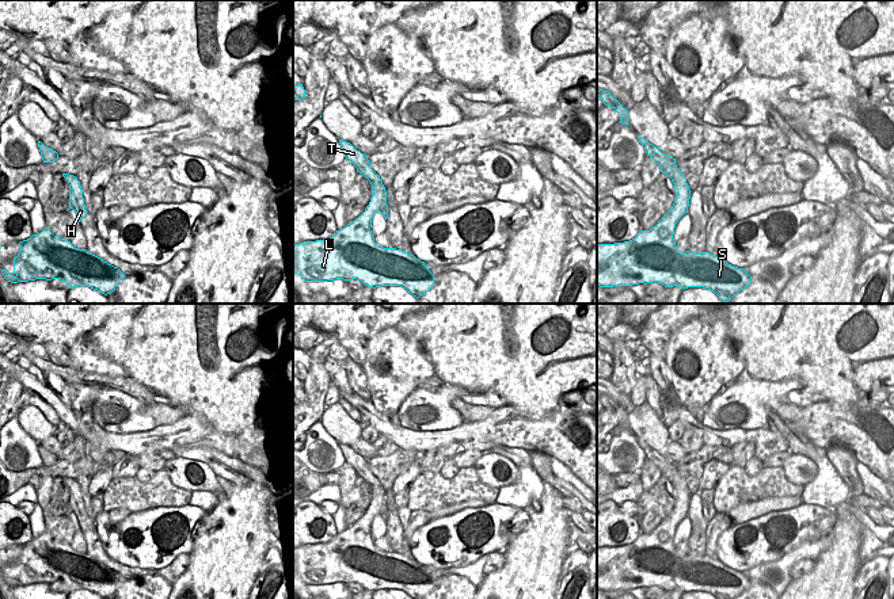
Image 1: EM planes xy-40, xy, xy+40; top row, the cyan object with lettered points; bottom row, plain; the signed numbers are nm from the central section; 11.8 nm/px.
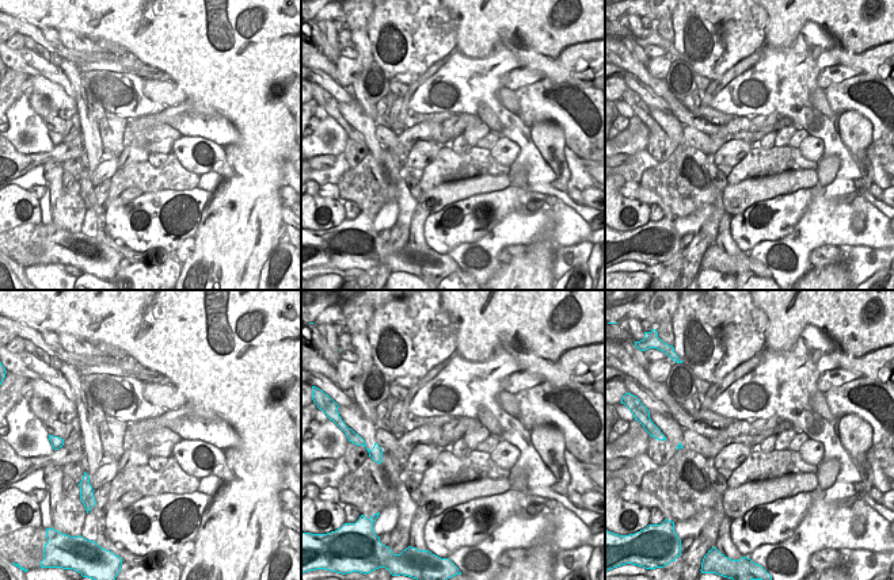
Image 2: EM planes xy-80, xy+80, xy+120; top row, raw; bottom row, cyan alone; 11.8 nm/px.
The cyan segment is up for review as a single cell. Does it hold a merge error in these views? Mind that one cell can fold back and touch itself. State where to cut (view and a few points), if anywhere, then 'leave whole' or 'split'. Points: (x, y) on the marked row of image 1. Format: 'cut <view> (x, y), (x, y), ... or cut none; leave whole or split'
cut xy+40 (666, 213), (677, 221); split

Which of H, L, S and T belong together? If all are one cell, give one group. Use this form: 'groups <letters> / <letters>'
groups H T / L S

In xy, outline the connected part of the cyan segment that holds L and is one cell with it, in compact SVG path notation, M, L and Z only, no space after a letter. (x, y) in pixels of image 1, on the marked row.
M361 214L327 240L304 241L293 245L293 272L305 282L335 279L361 281L368 287L399 286L419 298L434 286L434 275L425 262L396 248L383 248L372 236L372 218Z

